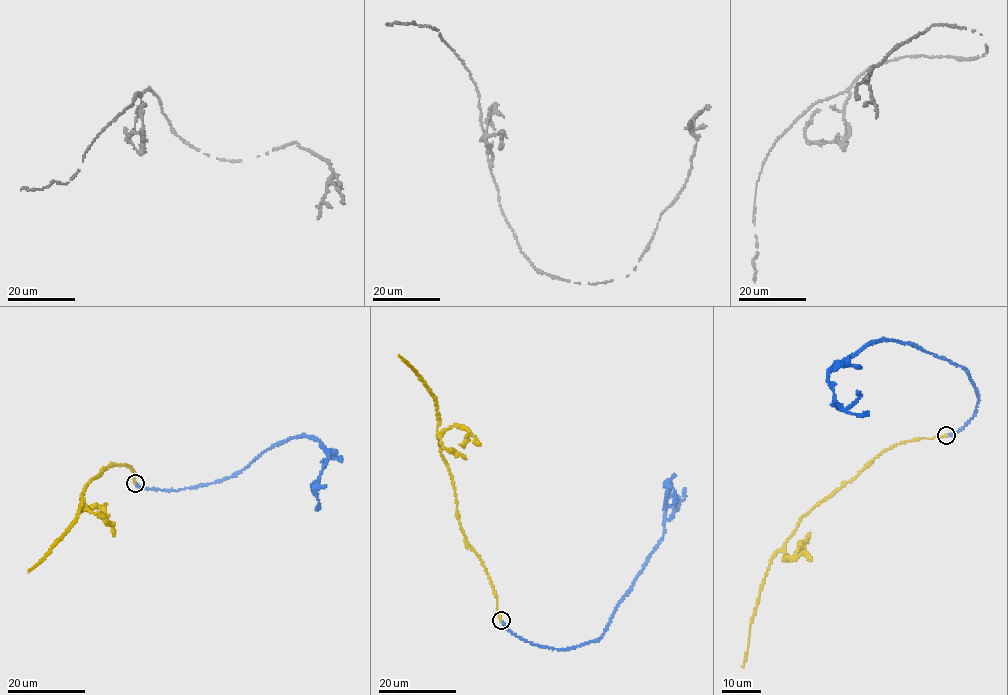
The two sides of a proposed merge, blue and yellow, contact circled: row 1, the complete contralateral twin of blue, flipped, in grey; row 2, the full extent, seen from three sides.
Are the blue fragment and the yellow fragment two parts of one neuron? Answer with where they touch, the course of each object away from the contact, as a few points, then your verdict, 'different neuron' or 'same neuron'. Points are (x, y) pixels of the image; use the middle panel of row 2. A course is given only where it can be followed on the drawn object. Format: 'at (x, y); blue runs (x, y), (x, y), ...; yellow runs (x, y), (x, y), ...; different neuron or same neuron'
at (501, 620); blue runs (501, 620), (518, 638), (562, 650), (601, 636), (662, 536), (667, 481), (675, 491), (674, 506); yellow runs (501, 620), (488, 575), (458, 519), (454, 484), (439, 447), (434, 394), (398, 355); same neuron

